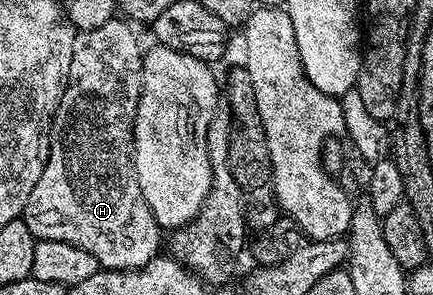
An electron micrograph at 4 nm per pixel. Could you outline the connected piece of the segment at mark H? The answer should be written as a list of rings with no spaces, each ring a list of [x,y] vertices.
[[[114,18],[103,26],[76,35],[67,84],[49,129],[51,153],[21,217],[36,241],[69,242],[95,256],[104,269],[117,272],[138,270],[161,252],[161,229],[141,194],[135,173],[135,107],[139,105],[144,49],[139,48],[139,40],[130,27],[134,28],[126,19]]]

